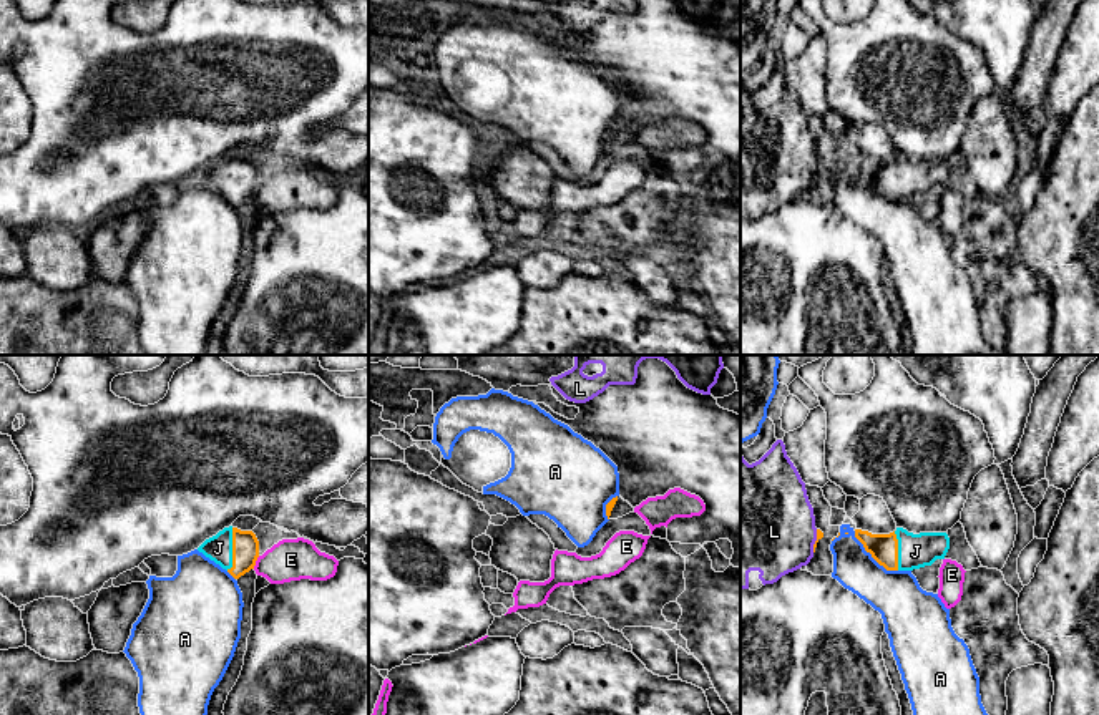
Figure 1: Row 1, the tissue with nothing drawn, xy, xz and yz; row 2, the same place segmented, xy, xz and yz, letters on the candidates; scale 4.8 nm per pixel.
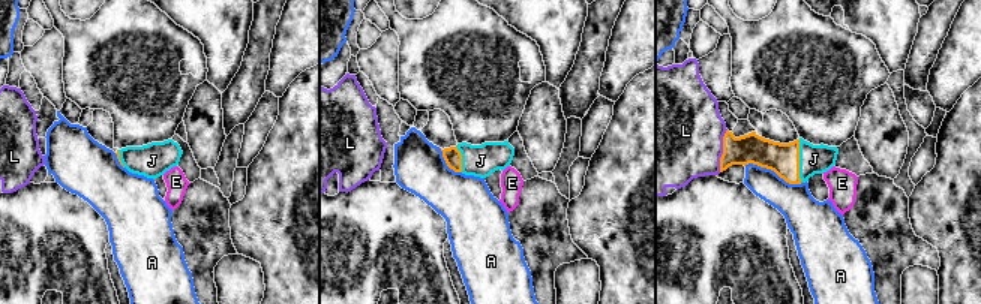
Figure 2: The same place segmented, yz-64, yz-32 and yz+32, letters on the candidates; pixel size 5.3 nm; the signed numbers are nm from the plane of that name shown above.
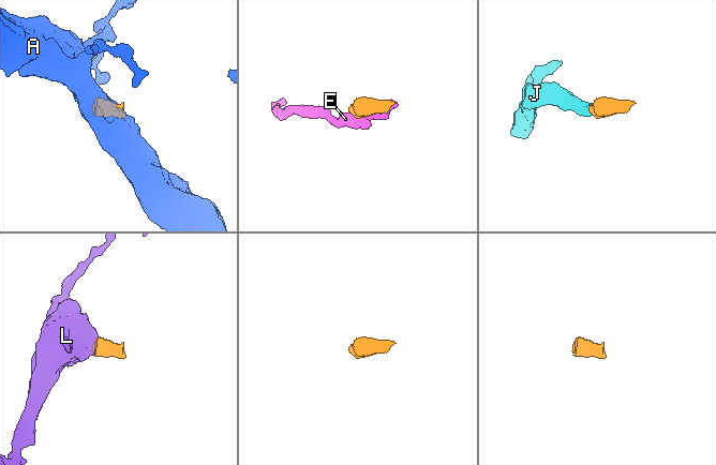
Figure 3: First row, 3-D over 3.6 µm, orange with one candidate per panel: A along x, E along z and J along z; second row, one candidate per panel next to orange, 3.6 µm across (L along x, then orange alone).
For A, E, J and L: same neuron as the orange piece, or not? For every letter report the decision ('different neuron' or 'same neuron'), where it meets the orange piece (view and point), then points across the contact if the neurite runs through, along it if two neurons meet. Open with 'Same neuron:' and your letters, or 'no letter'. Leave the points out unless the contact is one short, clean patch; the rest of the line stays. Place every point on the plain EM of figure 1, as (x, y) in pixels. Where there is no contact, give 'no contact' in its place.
Same neuron: J, L
A: different neuron; contact yz (872, 184); border yz (854, 160), (854, 165), (880, 193), (897, 199)
E: different neuron; contact xy (254, 191)
J: same neuron; contact xy (233, 178); way xy (244, 171), (233, 178), (218, 176)
L: same neuron; contact yz (815, 170)

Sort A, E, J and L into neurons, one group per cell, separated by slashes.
A / E / J L

